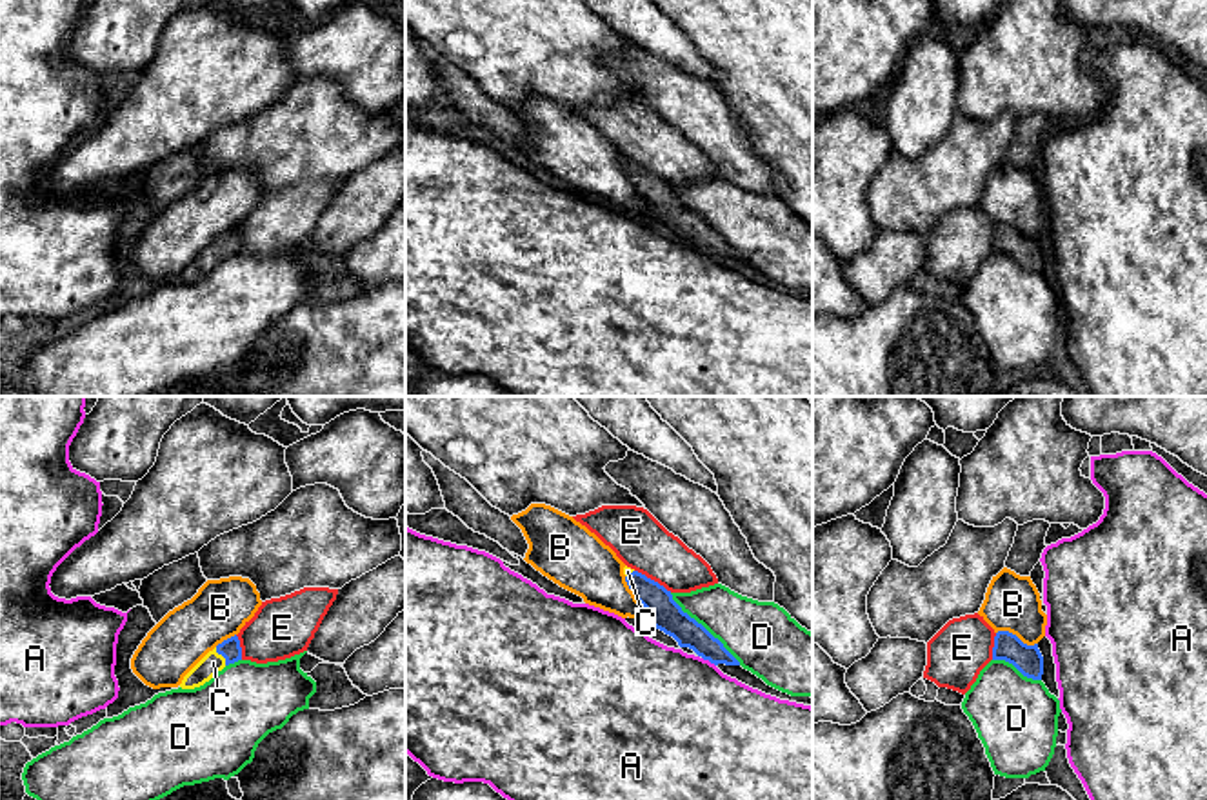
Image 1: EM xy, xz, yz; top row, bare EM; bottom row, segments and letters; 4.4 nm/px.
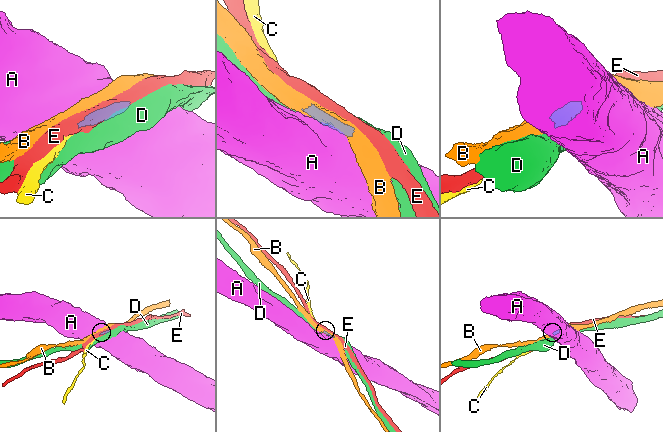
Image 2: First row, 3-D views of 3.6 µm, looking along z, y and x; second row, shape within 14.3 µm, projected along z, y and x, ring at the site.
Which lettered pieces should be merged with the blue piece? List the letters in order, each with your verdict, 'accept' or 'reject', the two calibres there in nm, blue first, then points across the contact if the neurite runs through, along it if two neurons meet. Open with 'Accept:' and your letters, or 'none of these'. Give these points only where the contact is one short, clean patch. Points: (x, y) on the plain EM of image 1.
Accept: C
A: reject; 120 nm thick on the blue side, 480 nm on the other
B: reject; 140 nm thick on the blue side, 260 nm on the other
C: accept; 90 nm thick on the blue side, 90 nm on the other; runs through xy (229, 242), (222, 248), (213, 255)
D: reject; 140 nm thick on the blue side, 280 nm on the other
E: reject; 140 nm thick on the blue side, 240 nm on the other

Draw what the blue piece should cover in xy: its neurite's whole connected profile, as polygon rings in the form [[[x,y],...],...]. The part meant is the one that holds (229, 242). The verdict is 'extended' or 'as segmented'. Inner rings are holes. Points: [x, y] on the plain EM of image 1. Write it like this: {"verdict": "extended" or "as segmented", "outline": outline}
{"verdict": "extended", "outline": [[[231,229],[209,244],[182,273],[182,282],[195,282],[209,275],[225,258],[242,253],[238,229]]]}

